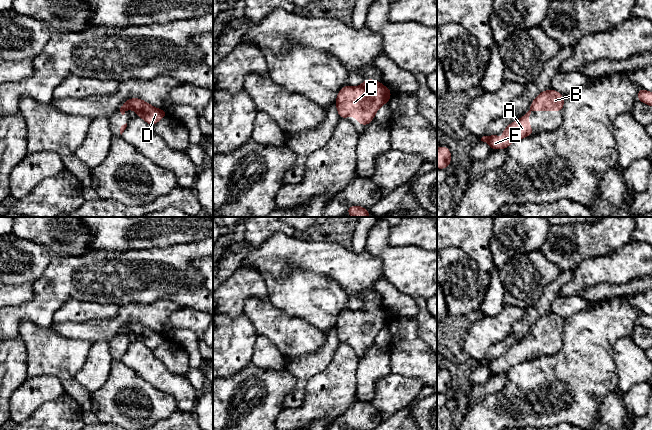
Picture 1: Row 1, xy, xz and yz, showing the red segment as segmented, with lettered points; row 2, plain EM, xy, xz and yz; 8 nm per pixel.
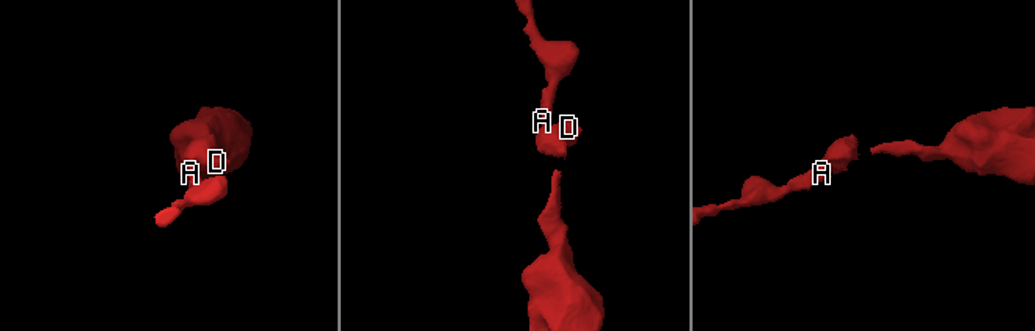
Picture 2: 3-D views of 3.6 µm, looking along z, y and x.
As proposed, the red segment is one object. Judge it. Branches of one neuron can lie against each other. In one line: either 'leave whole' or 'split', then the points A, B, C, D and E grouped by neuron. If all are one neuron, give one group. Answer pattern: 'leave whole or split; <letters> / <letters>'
leave whole; A B C D E

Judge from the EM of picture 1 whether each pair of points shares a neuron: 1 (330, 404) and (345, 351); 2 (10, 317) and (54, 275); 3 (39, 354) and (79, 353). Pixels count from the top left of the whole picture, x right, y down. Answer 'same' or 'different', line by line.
1: same
2: same
3: same

